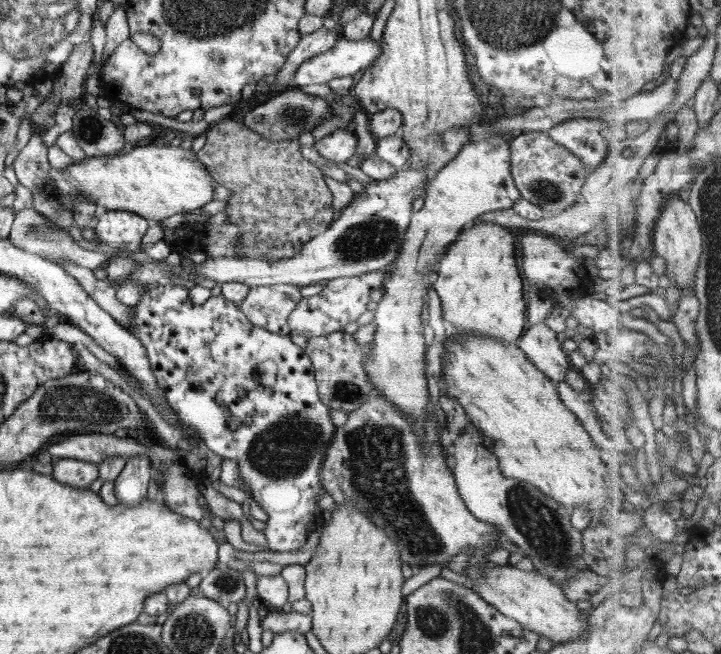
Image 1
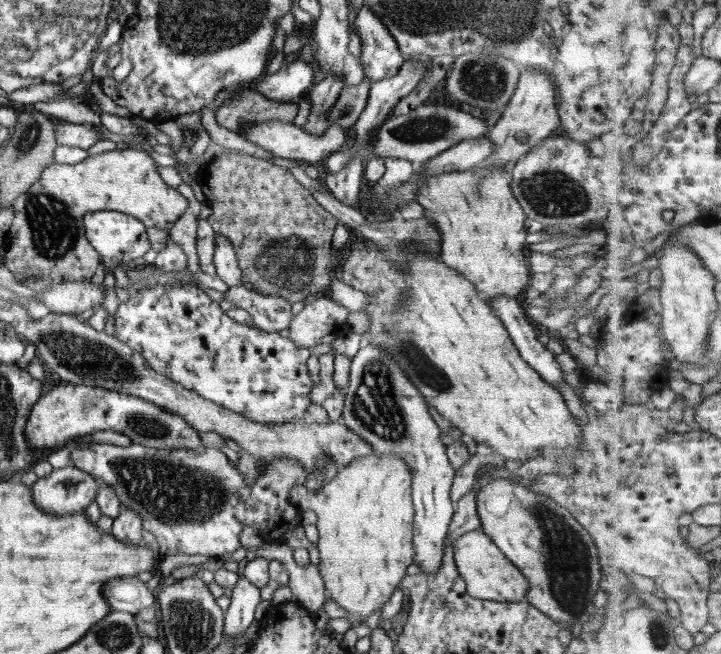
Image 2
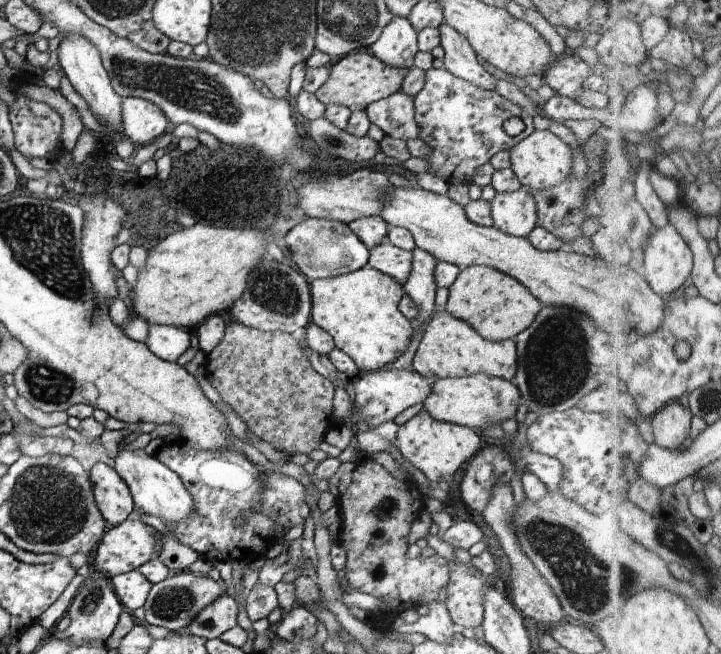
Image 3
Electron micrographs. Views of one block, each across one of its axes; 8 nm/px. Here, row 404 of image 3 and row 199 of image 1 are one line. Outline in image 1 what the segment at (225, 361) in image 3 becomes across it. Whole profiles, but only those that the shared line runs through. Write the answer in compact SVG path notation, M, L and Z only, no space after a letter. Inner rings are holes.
M228 118L208 125L206 144L196 156L210 171L218 184L232 191L225 210L228 221L241 230L237 239L237 256L250 257L265 261L292 258L300 252L303 244L323 233L336 217L333 208L333 194L324 181L323 172L314 163L300 153L300 143L288 141L279 143L262 138L260 134L249 129L243 120Z

